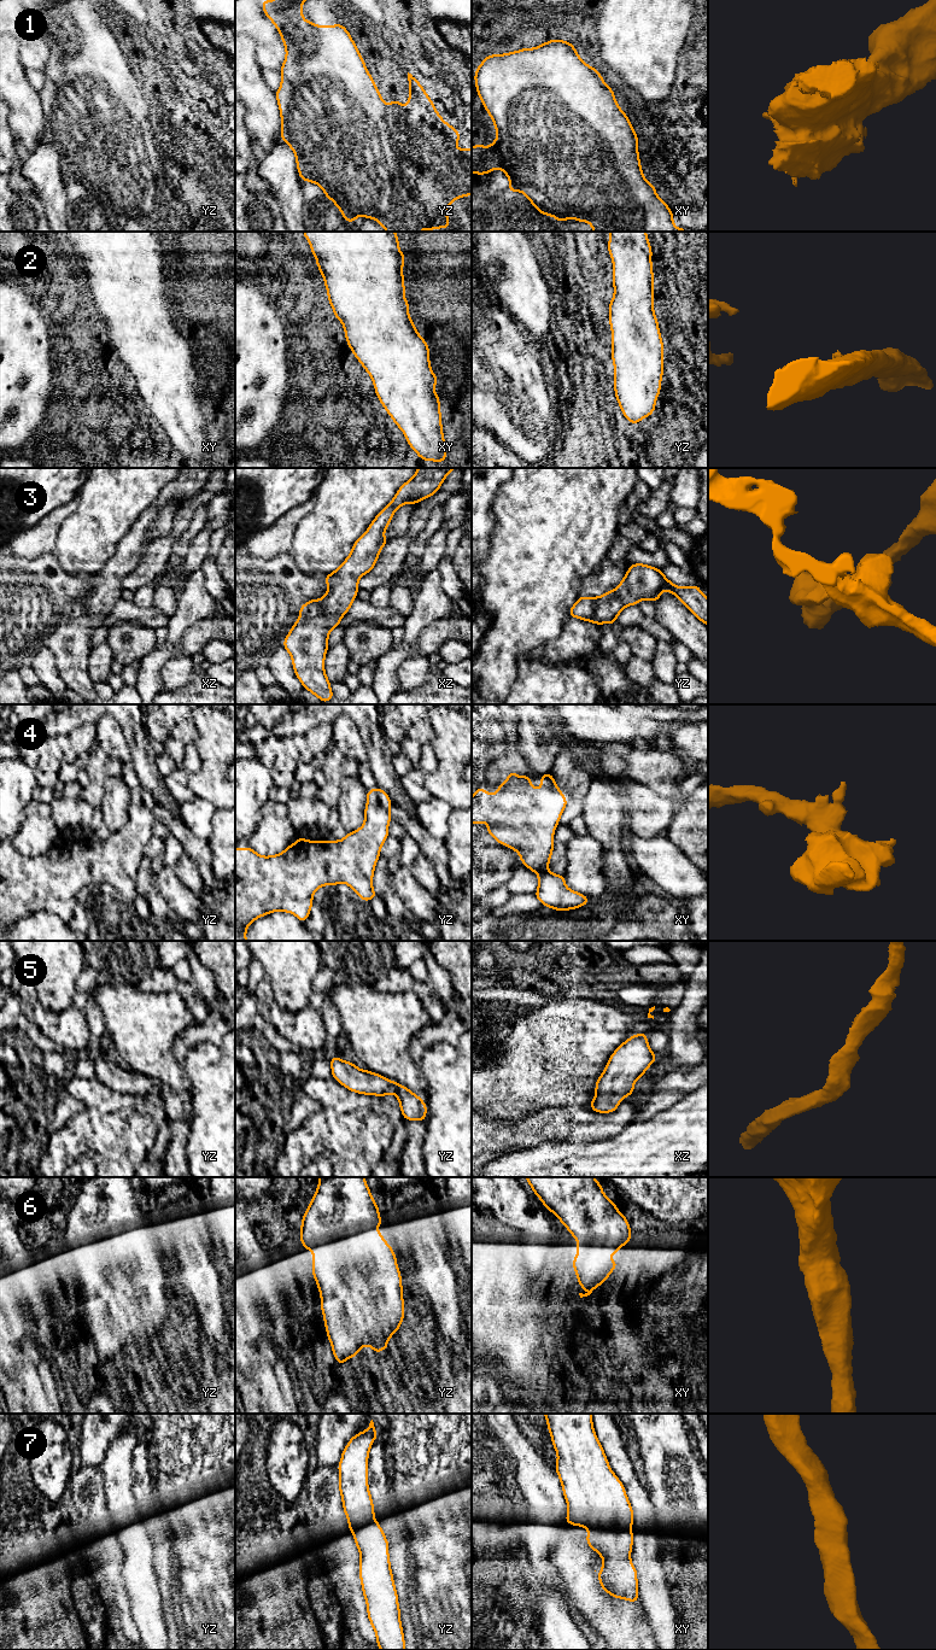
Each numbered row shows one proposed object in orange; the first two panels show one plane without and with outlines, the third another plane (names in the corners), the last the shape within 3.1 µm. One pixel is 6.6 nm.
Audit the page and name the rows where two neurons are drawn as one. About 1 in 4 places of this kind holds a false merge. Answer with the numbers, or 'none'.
none

